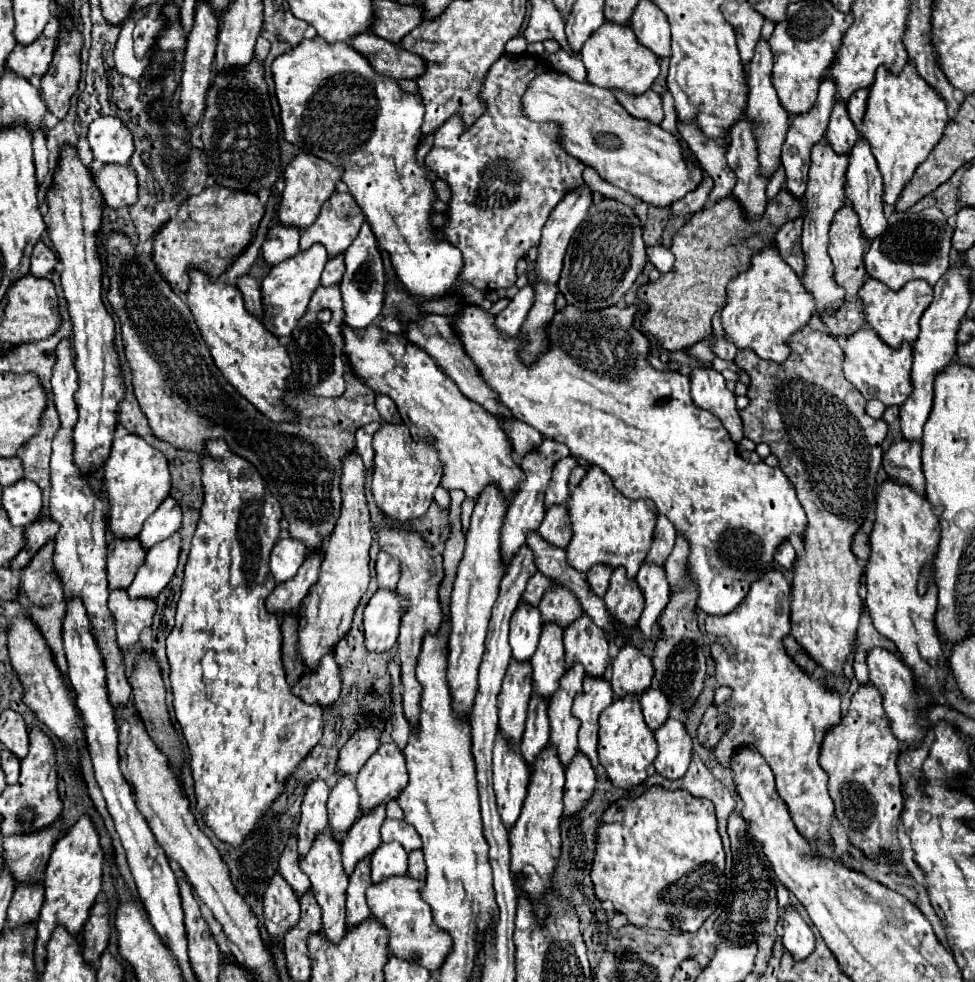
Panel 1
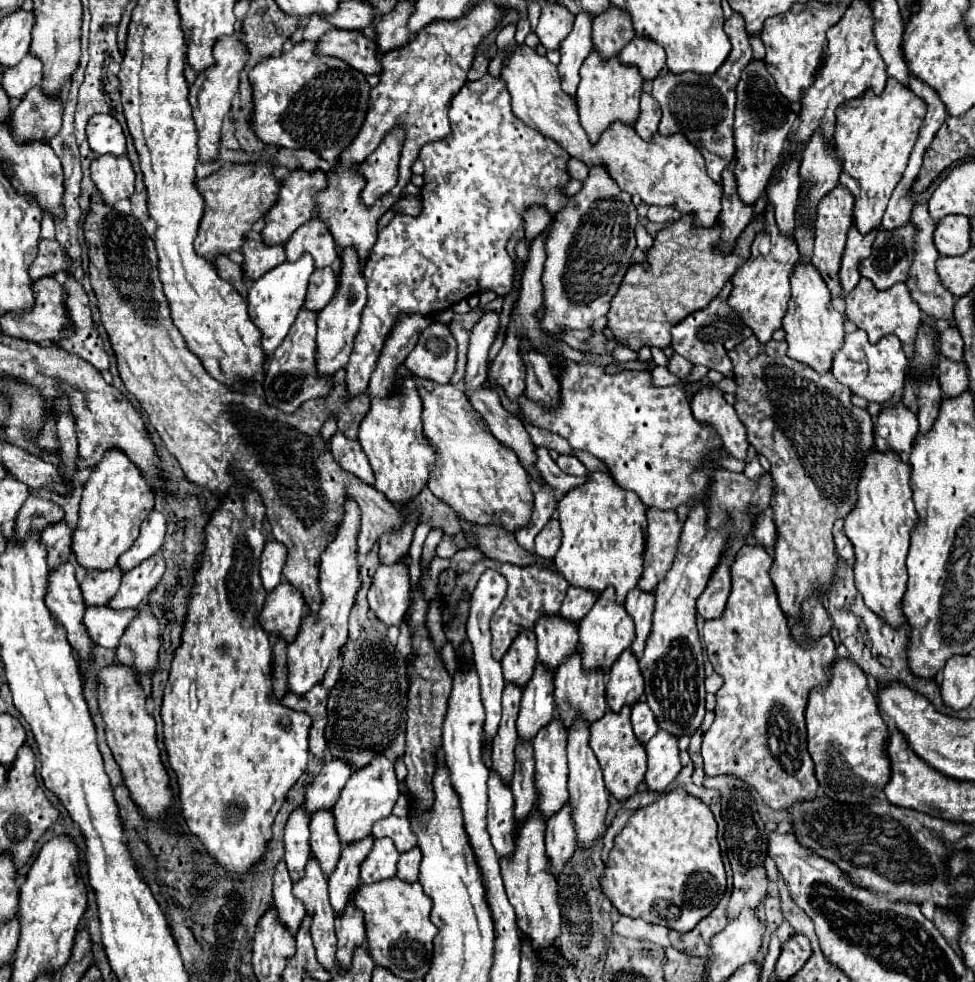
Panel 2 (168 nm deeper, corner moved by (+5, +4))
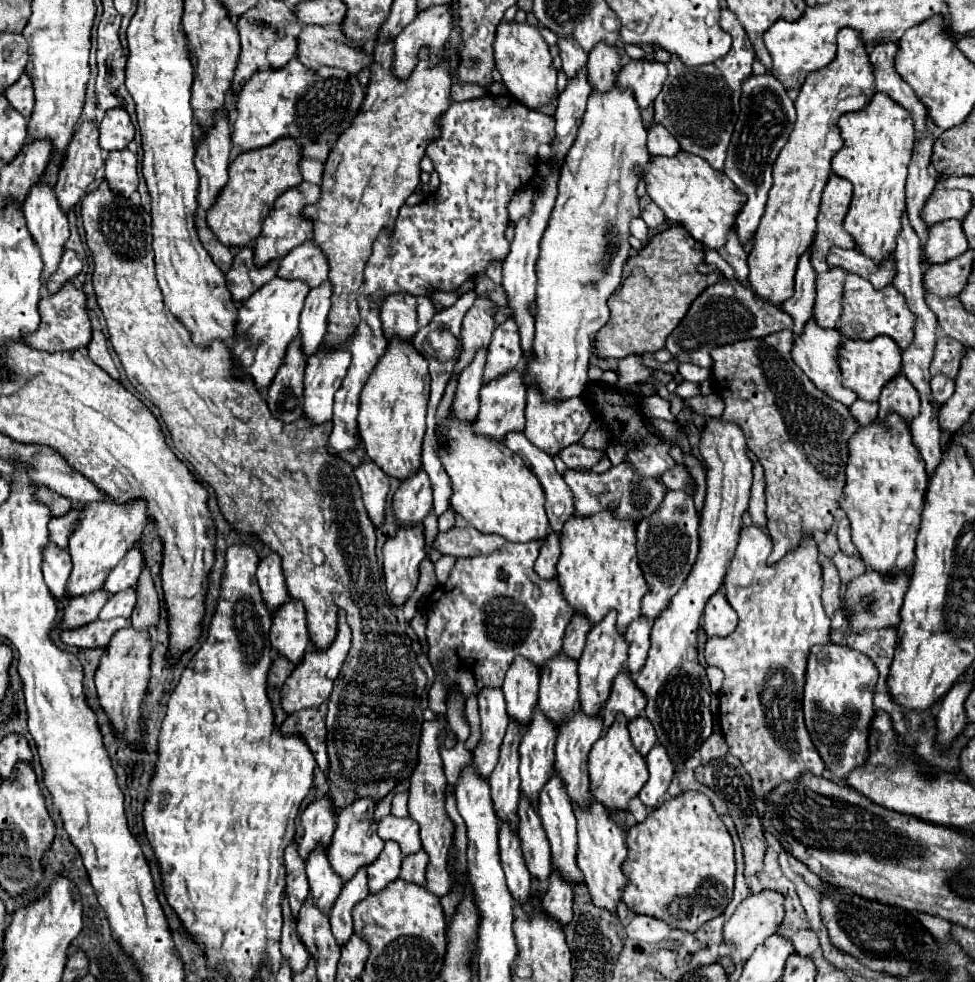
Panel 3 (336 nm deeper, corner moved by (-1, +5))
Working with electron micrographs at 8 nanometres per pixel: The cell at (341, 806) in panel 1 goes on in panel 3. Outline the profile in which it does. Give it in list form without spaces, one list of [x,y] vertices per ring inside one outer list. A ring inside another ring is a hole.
[[[316,847],[310,853],[310,859],[306,861],[306,875],[310,883],[310,895],[314,897],[316,905],[324,913],[328,913],[342,889],[342,879],[334,875],[334,869],[330,867],[330,861],[326,855],[326,847]]]

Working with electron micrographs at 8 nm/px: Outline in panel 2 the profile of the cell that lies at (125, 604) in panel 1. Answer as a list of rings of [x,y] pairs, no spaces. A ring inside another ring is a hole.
[[[108,606],[104,608],[88,608],[84,612],[84,628],[90,640],[102,648],[116,648],[120,636],[126,626],[136,616],[136,610],[116,610],[112,612]]]

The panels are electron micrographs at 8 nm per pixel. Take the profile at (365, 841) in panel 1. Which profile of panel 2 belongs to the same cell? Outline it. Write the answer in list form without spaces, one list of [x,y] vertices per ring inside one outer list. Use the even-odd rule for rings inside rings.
[[[364,838],[358,844],[352,844],[342,850],[336,872],[328,878],[330,904],[336,916],[340,916],[346,910],[346,904],[350,902],[352,894],[358,890],[360,864],[368,856],[370,850],[372,850],[372,838]]]

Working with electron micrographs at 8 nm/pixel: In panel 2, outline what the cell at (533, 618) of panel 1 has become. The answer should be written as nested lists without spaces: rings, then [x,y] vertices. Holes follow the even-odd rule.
[[[532,630],[522,632],[510,652],[502,660],[502,674],[506,684],[514,684],[518,688],[524,688],[528,680],[532,678],[534,666],[536,666],[536,636]]]

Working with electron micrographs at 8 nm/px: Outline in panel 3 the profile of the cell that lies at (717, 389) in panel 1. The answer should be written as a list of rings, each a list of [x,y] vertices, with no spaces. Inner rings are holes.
[[[710,417],[702,429],[700,455],[706,463],[706,501],[698,527],[700,553],[680,591],[654,621],[648,659],[642,671],[634,675],[634,683],[638,683],[648,701],[644,715],[652,721],[658,743],[668,751],[674,765],[694,755],[712,733],[712,691],[706,669],[698,661],[698,629],[704,603],[722,587],[722,579],[734,557],[752,487],[752,461],[748,457],[746,439],[736,423]]]

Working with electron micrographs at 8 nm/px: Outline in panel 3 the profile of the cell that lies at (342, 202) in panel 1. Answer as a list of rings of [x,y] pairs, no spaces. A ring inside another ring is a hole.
[[[310,241],[294,247],[282,261],[278,269],[278,277],[284,279],[300,279],[306,281],[310,287],[318,287],[322,281],[328,279],[330,265],[326,263],[326,253]]]

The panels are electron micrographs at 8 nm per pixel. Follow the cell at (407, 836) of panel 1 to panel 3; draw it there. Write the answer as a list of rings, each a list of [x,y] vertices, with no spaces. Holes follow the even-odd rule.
[[[388,815],[378,823],[378,835],[384,841],[396,841],[402,849],[402,855],[412,855],[422,849],[420,835],[418,835],[418,823],[410,817],[394,817]]]

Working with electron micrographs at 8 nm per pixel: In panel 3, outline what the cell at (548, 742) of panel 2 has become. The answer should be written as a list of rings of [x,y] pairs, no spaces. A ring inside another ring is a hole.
[[[554,773],[550,777],[550,783],[546,783],[546,787],[542,787],[542,795],[540,795],[540,803],[538,803],[538,815],[542,819],[542,825],[546,829],[550,847],[552,847],[552,865],[572,883],[582,881],[582,873],[576,867],[576,817],[572,813],[572,801],[566,793],[566,783],[560,781],[562,777],[558,773]]]

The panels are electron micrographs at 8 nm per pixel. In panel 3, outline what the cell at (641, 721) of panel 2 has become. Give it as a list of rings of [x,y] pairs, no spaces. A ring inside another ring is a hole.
[[[640,715],[638,719],[632,719],[628,729],[630,729],[632,743],[634,743],[634,747],[636,747],[636,751],[640,755],[646,755],[656,745],[656,741],[658,741],[652,723],[644,715]]]

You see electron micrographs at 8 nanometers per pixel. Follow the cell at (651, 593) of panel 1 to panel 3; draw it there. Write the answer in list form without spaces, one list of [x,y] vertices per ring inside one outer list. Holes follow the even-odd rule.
[[[640,615],[626,629],[626,641],[630,643],[628,671],[632,675],[638,673],[642,669],[642,665],[646,663],[646,655],[650,651],[650,627],[652,627],[652,621],[648,617]]]

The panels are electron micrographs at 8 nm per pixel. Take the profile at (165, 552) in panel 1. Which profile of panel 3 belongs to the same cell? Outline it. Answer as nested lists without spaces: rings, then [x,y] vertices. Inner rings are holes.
[[[136,587],[120,591],[114,595],[104,609],[100,611],[100,619],[114,619],[114,617],[130,617],[136,605]]]

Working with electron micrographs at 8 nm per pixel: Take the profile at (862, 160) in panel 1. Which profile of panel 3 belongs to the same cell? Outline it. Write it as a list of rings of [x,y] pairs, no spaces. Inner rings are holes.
[[[836,267],[816,277],[814,319],[818,321],[820,327],[836,327],[836,321],[842,315],[846,275],[848,271]]]

